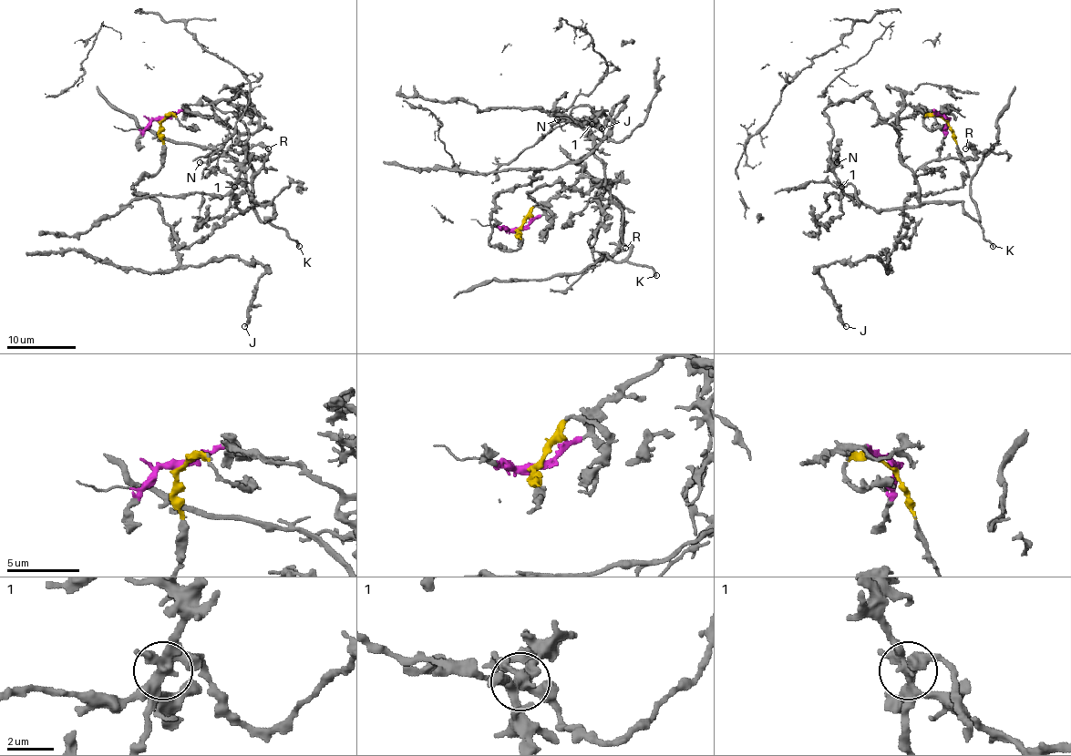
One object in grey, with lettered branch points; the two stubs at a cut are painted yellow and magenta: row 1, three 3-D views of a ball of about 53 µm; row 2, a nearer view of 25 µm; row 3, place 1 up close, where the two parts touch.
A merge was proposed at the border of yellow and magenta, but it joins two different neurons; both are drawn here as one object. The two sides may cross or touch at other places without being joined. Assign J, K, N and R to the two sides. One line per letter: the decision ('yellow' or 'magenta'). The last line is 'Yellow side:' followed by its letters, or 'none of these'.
J: yellow
K: magenta
N: magenta
R: magenta
Yellow side: J

